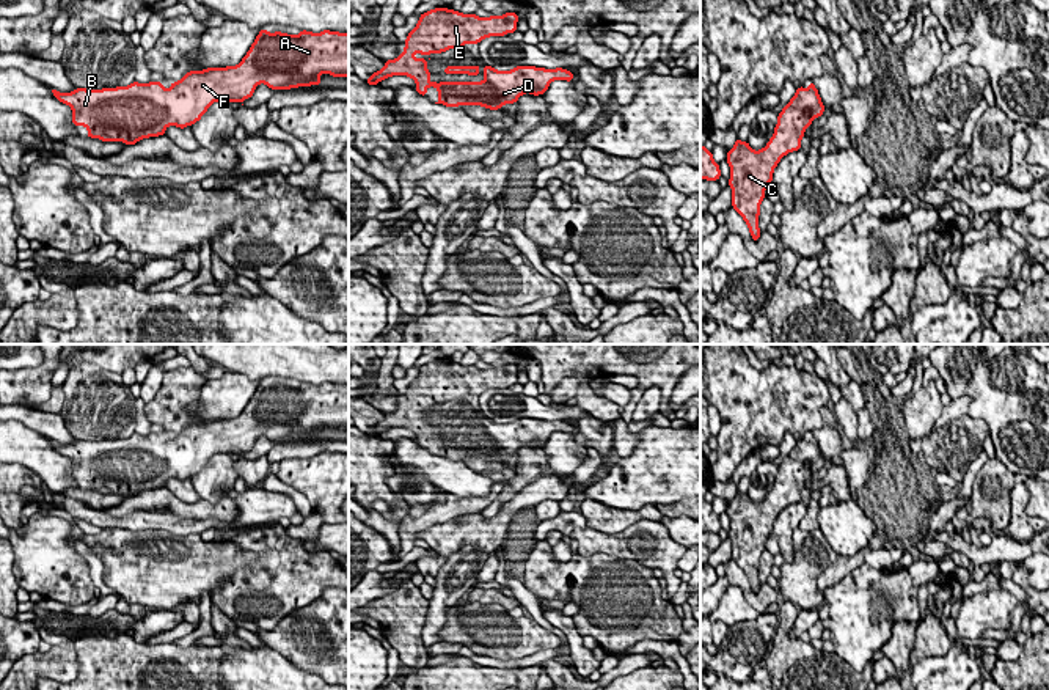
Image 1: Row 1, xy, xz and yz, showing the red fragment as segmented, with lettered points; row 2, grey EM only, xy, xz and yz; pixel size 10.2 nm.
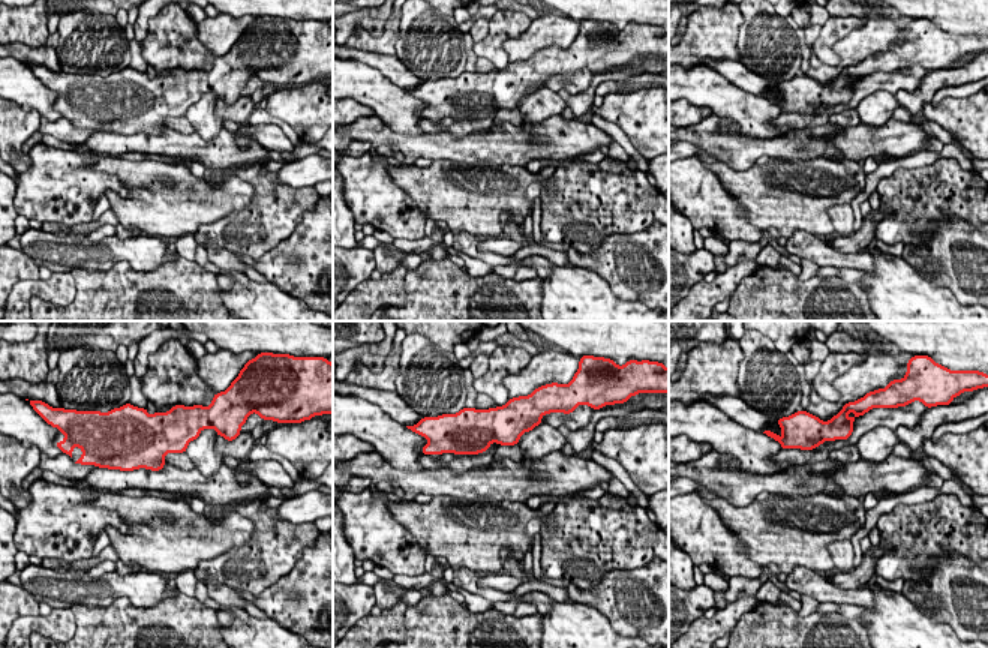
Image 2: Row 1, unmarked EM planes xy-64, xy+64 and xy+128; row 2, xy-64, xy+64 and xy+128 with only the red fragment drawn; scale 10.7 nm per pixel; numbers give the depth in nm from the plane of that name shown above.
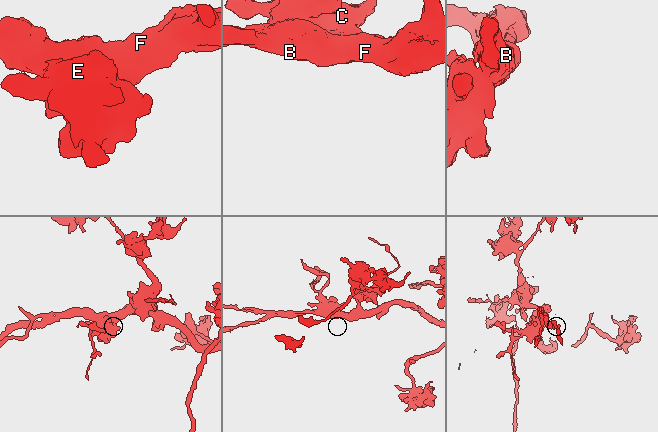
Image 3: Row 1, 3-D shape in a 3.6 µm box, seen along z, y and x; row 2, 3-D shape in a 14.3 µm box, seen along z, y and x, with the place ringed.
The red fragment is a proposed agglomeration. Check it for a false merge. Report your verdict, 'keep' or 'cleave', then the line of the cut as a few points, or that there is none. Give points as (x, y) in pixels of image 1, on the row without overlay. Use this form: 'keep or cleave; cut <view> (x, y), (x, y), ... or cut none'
keep; cut none

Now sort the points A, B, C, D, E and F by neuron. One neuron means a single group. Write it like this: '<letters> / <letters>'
A B C D E F

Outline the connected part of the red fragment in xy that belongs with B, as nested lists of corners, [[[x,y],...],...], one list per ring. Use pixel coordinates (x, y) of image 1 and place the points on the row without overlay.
[[[261,380],[239,417],[188,423],[168,442],[152,432],[122,440],[50,443],[72,461],[72,475],[85,478],[86,489],[130,498],[165,487],[168,478],[195,476],[214,454],[242,456],[261,435],[272,442],[322,437],[320,426],[349,429],[349,385],[302,382],[287,387]]]

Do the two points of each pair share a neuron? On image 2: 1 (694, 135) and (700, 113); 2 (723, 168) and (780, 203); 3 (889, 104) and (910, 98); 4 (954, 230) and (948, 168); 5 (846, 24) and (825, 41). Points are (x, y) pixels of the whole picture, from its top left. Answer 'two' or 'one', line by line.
1: two
2: one
3: two
4: two
5: one

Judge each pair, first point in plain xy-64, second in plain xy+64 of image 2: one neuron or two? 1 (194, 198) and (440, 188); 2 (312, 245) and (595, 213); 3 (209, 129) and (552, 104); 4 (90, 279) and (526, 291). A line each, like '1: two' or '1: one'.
1: one
2: two
3: one
4: one

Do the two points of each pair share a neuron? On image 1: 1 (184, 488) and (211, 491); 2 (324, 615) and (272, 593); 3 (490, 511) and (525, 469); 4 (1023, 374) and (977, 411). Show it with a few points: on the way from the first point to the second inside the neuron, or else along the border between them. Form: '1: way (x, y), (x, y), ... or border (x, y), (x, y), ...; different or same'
1: border (192, 486), (200, 497); different
2: border (332, 587), (307, 605), (283, 616), (272, 627); different
3: way (500, 500), (519, 480); same
4: way (1010, 374), (990, 398); same

